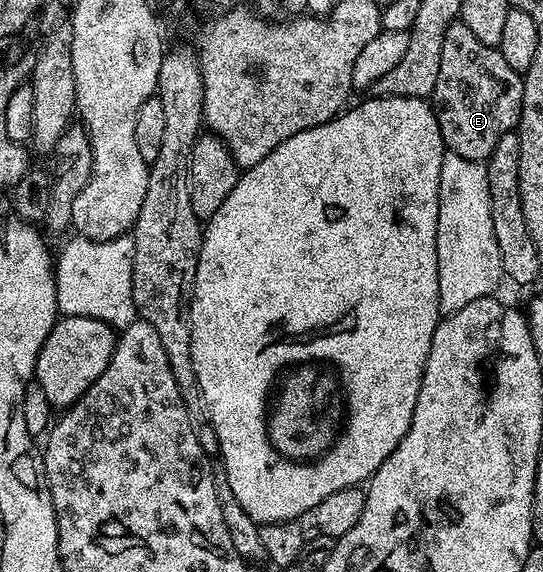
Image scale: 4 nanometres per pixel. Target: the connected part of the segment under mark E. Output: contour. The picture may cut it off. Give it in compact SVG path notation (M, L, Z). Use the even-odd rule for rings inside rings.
M454 22L445 35L443 58L439 62L439 78L435 81L435 90L431 97L433 113L437 115L446 149L468 160L488 160L491 150L495 150L495 142L499 142L503 134L516 129L521 114L524 85L522 73L507 66L507 58L503 58L500 47L492 48L479 42L479 38L475 38L475 34L467 30L467 26Z

